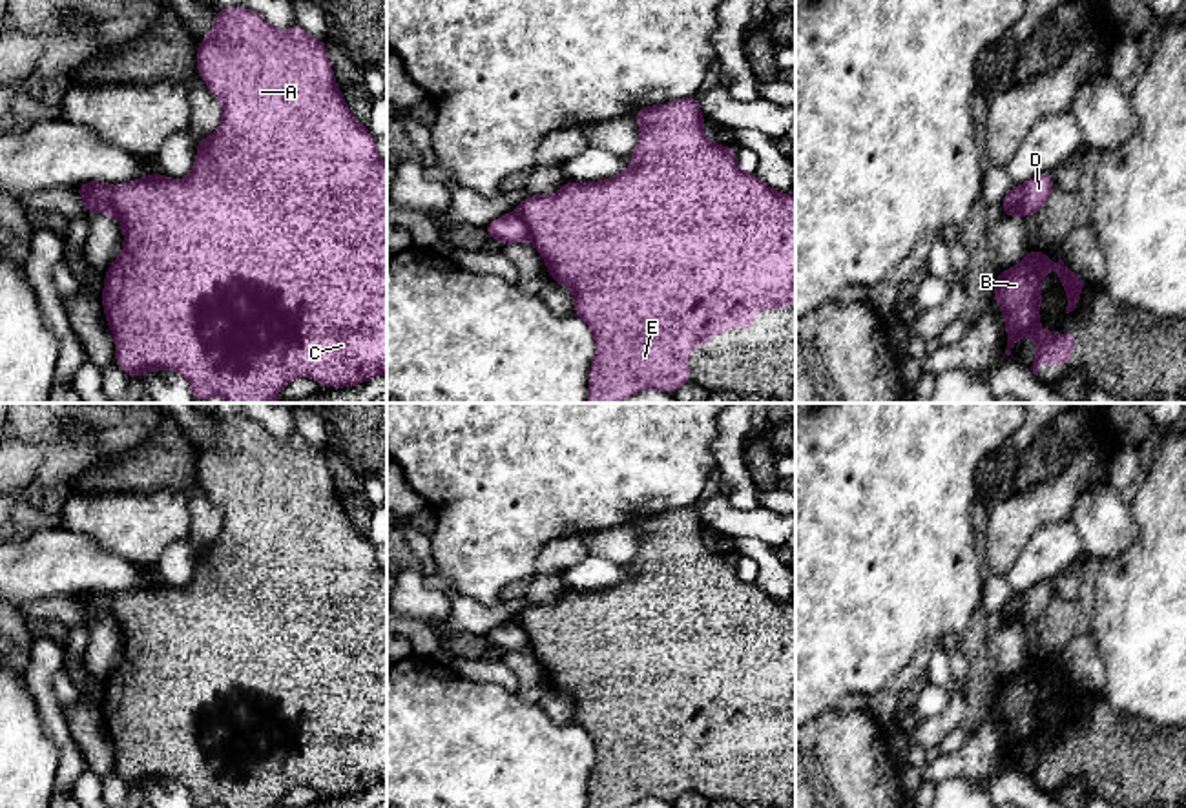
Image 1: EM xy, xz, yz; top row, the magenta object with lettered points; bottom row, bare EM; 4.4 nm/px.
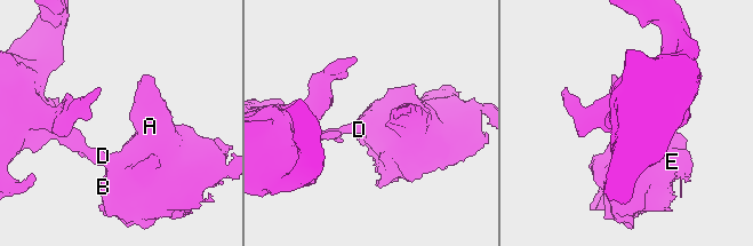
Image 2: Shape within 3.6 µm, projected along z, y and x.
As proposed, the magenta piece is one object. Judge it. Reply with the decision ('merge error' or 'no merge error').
merge error

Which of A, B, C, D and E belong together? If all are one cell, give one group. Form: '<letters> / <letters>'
A B C E / D

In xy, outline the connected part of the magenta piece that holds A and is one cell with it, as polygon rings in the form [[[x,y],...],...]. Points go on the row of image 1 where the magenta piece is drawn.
[[[246,7],[219,9],[213,31],[199,42],[197,69],[201,78],[223,104],[223,120],[213,135],[197,142],[197,159],[182,181],[161,173],[115,184],[115,217],[124,230],[120,255],[106,270],[102,306],[113,332],[115,365],[130,378],[155,370],[182,374],[195,401],[213,396],[226,403],[276,403],[276,396],[292,379],[310,376],[330,388],[359,385],[387,372],[387,164],[380,159],[376,140],[345,104],[334,78],[327,42],[312,38],[299,26],[286,31],[272,27],[263,16]]]

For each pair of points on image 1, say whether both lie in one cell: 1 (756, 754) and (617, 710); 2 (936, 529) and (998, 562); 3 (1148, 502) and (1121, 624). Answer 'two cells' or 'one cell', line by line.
1: one cell
2: two cells
3: one cell

